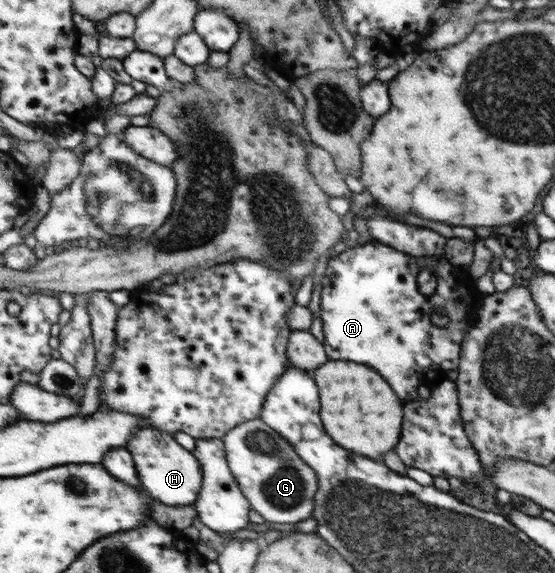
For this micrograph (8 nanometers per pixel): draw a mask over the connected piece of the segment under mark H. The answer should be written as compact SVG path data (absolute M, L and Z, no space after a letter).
M154 427L140 429L128 442L127 450L133 455L140 480L150 494L170 506L192 506L204 486L204 471L198 456L177 442L170 433Z

